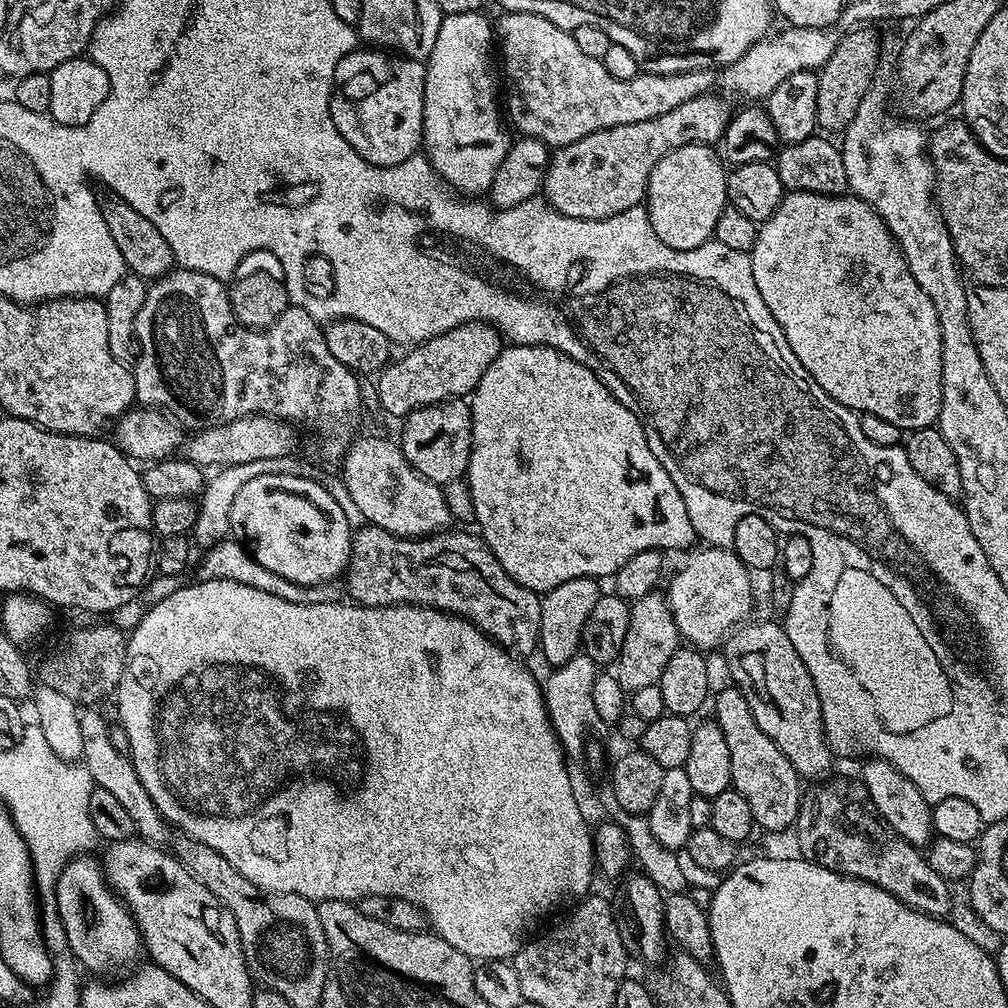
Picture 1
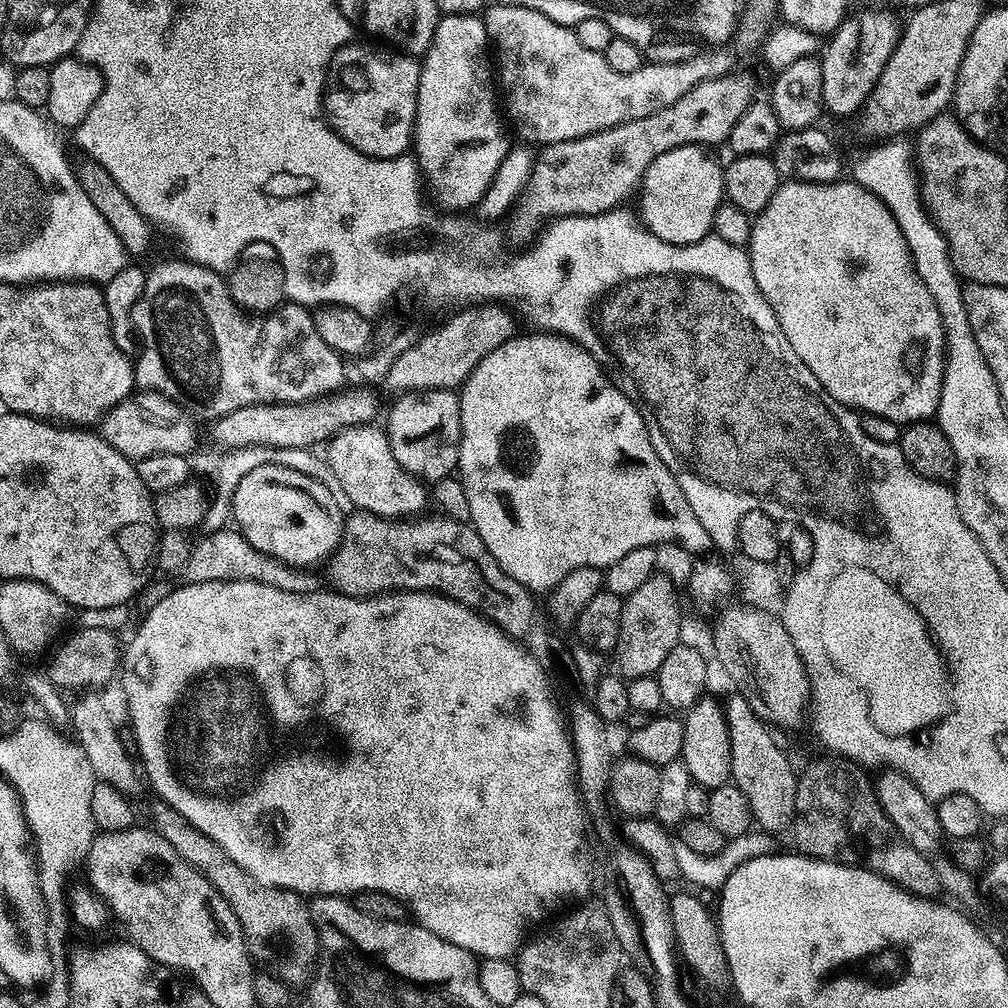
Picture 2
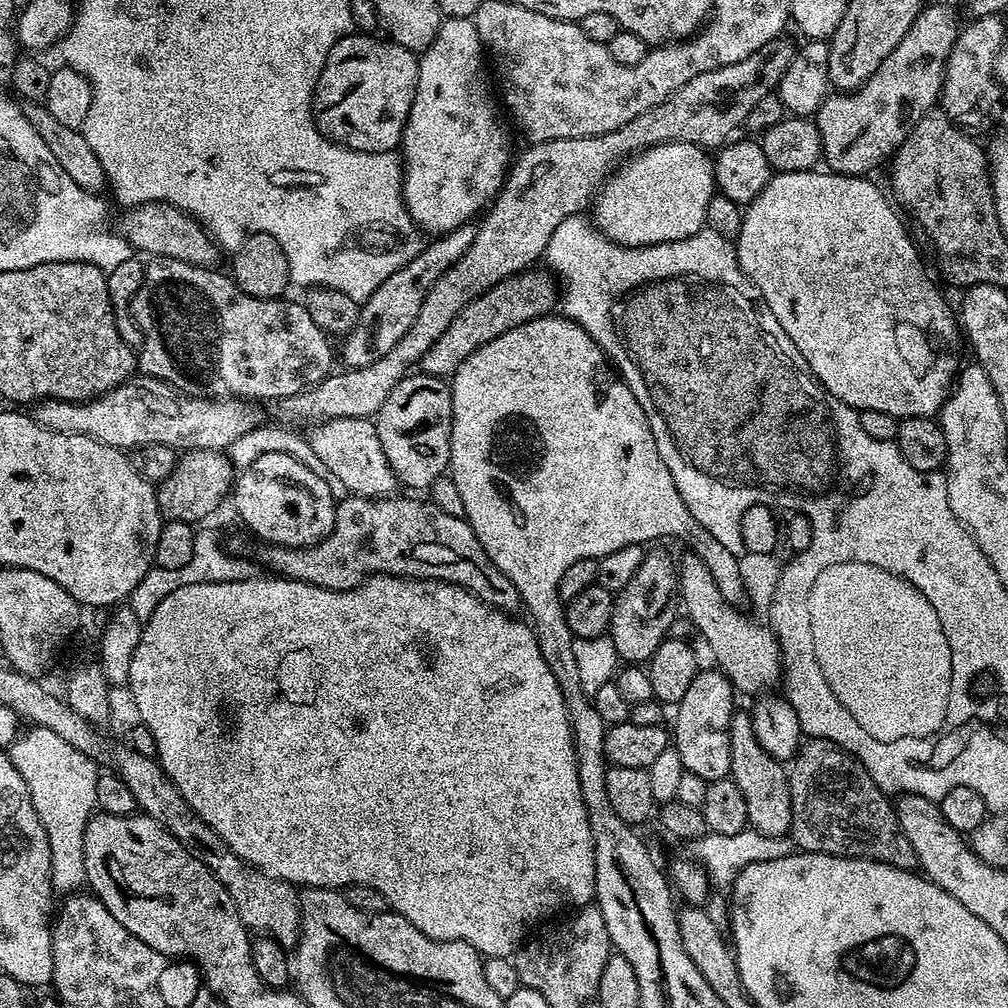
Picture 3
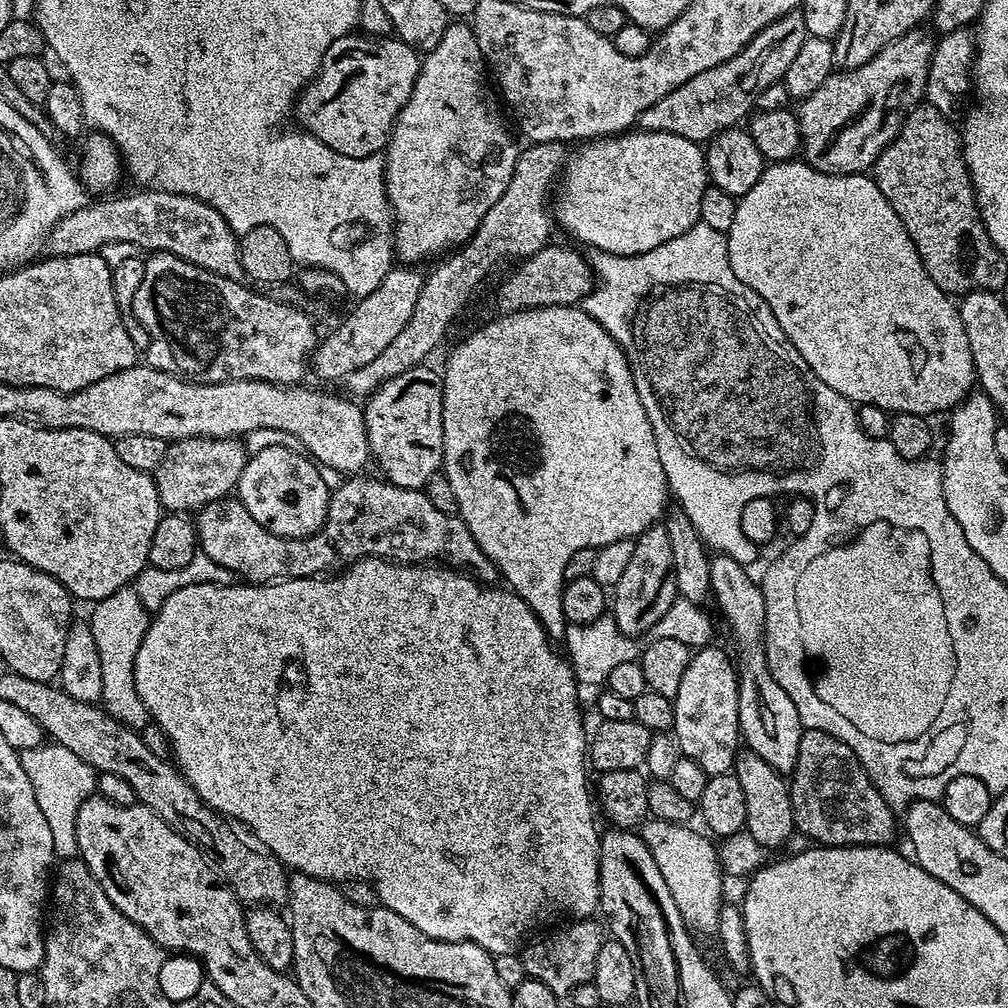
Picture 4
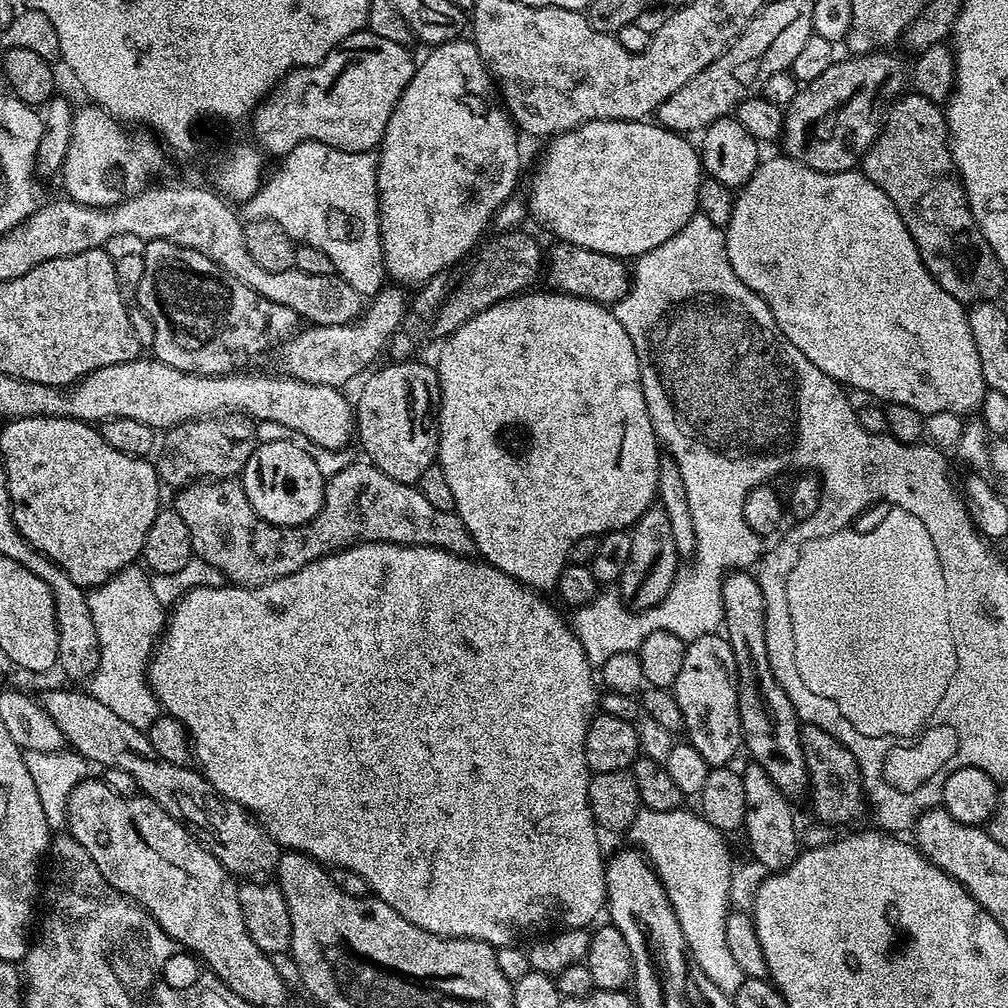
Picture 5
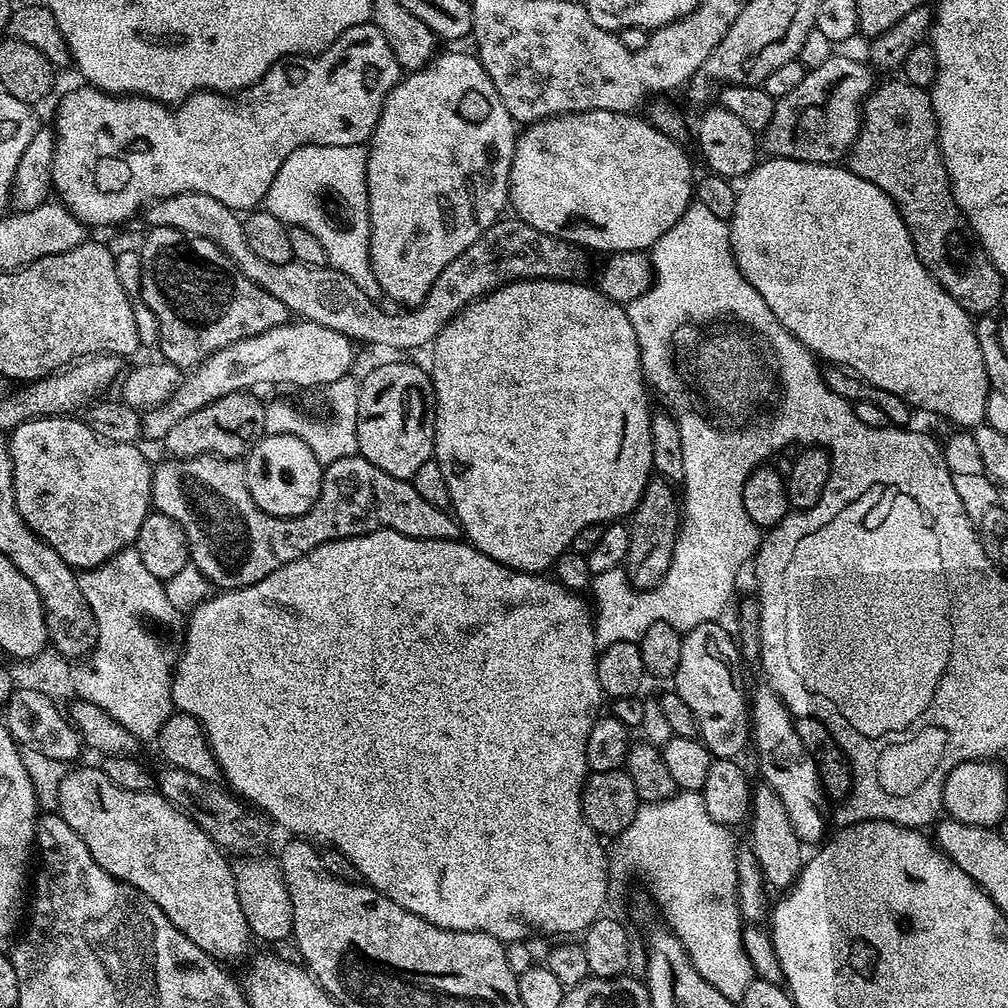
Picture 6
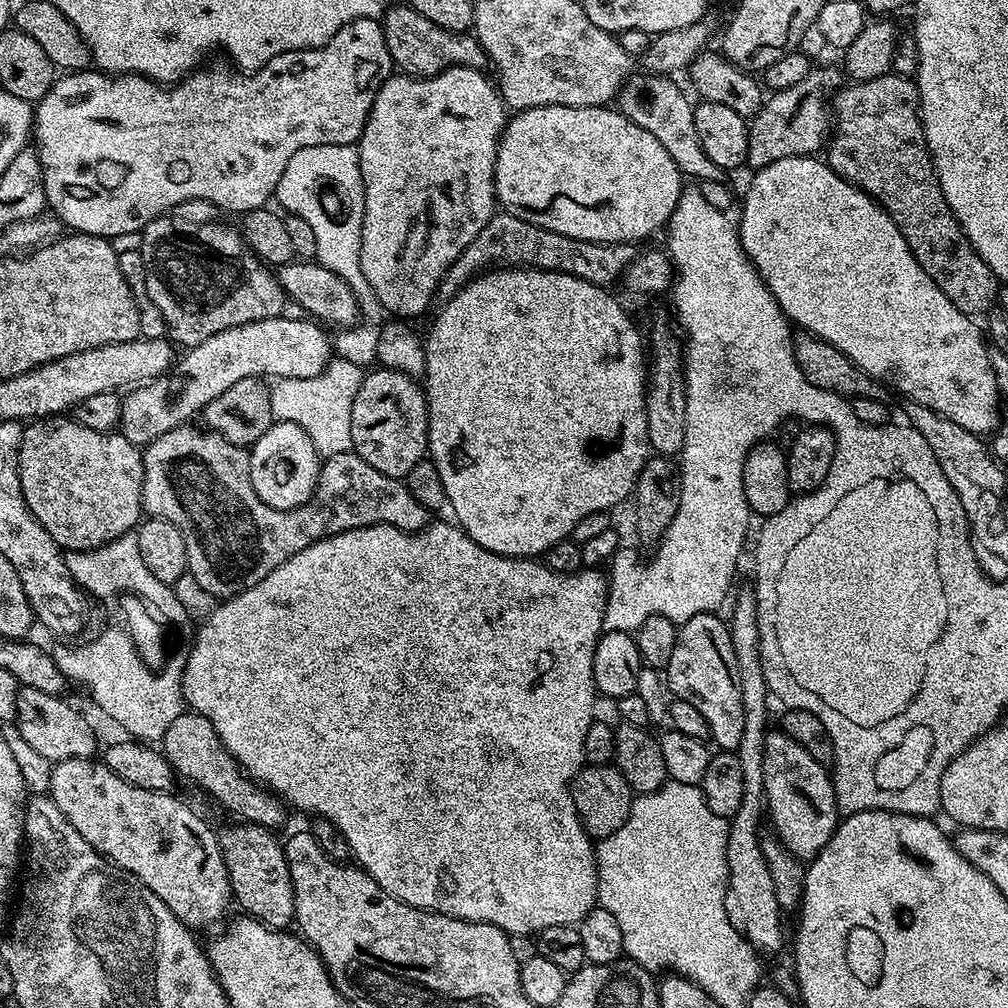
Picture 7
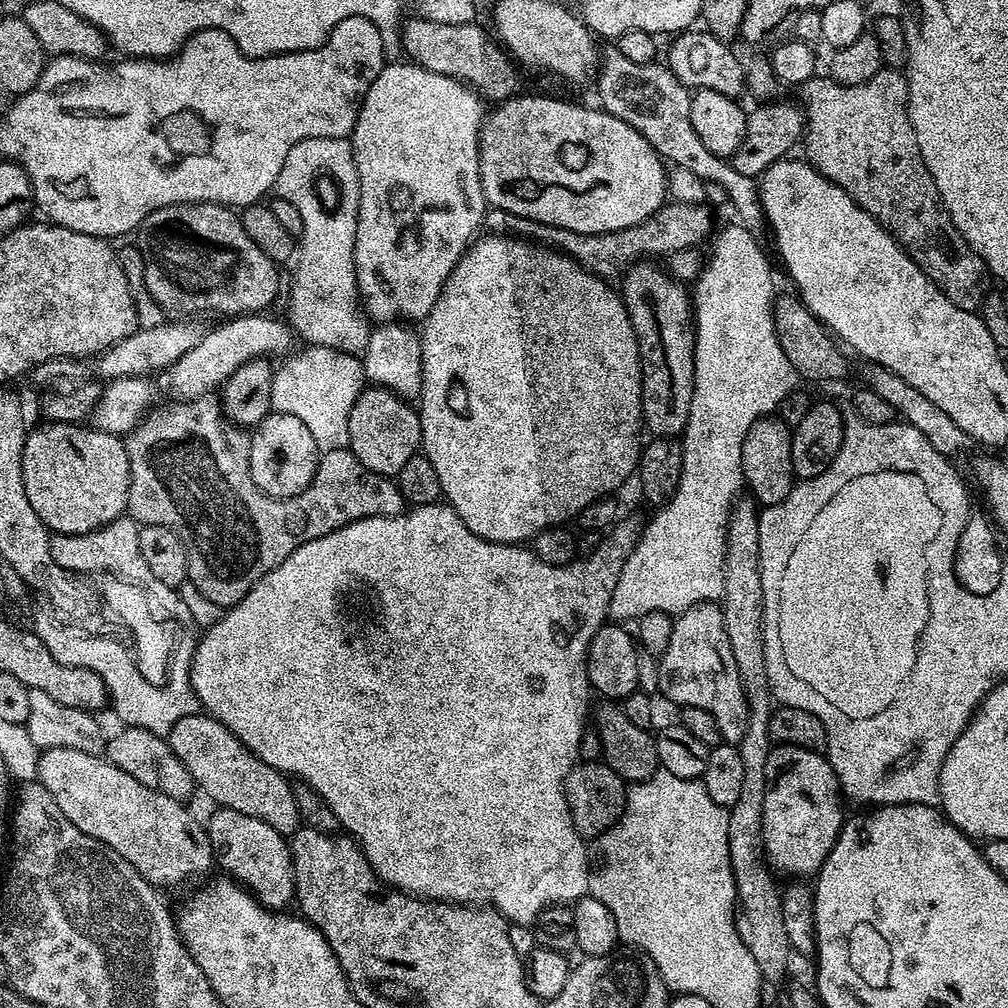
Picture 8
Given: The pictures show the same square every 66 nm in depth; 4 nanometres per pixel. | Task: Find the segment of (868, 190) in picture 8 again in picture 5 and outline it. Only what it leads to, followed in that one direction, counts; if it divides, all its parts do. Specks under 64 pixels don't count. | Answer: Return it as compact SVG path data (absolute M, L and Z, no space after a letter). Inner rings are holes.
M915 90L901 95L887 109L880 135L863 158L862 171L866 178L876 181L890 202L894 202L902 222L906 222L906 230L910 230L910 238L914 238L918 246L918 254L926 270L930 270L934 282L938 282L946 294L965 306L999 301L1006 286L1006 269L998 262L994 250L990 250L986 238L982 238L982 230L978 230L972 212L968 209L968 199L960 184L960 177L956 175L952 152L948 149L948 122L941 105L920 96Z

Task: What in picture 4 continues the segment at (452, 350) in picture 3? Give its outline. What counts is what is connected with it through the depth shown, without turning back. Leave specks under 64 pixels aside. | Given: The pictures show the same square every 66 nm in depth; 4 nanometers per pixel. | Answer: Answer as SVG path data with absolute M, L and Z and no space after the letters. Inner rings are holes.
M550 242L527 260L519 261L516 268L496 290L496 312L507 314L531 308L546 306L579 305L594 287L594 273L591 263L580 252L567 248L564 244Z

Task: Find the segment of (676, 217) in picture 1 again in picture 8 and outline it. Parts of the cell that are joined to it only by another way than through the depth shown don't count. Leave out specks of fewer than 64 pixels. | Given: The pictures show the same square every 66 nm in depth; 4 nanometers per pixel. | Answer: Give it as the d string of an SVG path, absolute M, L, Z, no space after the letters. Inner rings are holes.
M519 96L497 103L480 128L480 181L491 207L578 234L633 228L664 207L664 195L670 192L665 161L634 126L596 106L583 108L552 96Z

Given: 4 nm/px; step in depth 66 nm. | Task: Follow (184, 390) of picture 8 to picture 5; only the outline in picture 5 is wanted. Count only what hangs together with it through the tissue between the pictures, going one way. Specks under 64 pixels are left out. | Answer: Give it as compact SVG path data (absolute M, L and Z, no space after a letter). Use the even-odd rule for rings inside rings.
M385 286L371 297L370 303L367 305L366 311L359 318L352 321L350 324L339 324L338 326L304 326L297 331L296 335L291 336L289 340L285 340L279 345L278 353L280 352L280 364L283 375L292 376L295 380L302 382L310 382L311 384L321 384L322 386L330 386L331 388L343 389L344 384L348 384L363 368L371 369L377 363L380 352L387 349L388 342L391 340L394 333L401 331L400 324L406 320L406 313L410 308L410 300L406 295L405 289L400 286Z

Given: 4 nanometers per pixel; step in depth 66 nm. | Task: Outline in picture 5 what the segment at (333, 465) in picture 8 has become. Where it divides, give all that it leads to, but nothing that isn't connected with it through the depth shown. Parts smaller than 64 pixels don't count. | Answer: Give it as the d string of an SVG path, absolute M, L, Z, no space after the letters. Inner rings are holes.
M353 462L347 464L338 474L327 477L324 482L324 501L320 513L309 524L293 528L279 528L270 522L261 520L260 515L250 506L250 498L246 498L243 483L239 479L209 479L207 482L192 482L175 493L174 507L176 513L186 522L190 530L192 551L197 557L205 560L224 575L229 585L238 588L257 588L270 580L294 574L302 570L310 562L332 552L341 552L344 548L353 548L355 544L370 542L390 542L392 544L413 544L427 548L441 548L453 552L455 556L471 557L474 552L470 530L455 512L437 510L426 498L422 498L420 489L398 482L390 478L390 474L382 474L370 462Z

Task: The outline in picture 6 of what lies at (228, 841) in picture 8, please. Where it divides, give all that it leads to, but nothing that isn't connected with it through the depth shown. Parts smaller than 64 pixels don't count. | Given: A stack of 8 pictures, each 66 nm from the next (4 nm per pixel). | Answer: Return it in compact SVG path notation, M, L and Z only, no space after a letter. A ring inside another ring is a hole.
M244 854L240 861L232 864L232 873L236 883L238 902L242 906L242 914L248 923L248 931L253 937L265 940L268 944L276 944L279 940L288 940L294 926L294 910L290 906L290 894L286 890L286 882L282 878L282 870L275 859L261 854Z

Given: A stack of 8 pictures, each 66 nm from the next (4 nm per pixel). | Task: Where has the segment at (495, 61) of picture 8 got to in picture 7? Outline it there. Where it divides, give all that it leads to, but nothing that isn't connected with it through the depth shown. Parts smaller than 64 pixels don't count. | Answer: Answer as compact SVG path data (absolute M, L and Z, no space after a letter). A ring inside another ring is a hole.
M407 2L393 3L382 17L382 27L386 38L386 50L393 65L401 73L413 78L436 76L448 68L478 68L486 64L484 49L475 35L468 32L451 32L434 26L430 18L422 18Z

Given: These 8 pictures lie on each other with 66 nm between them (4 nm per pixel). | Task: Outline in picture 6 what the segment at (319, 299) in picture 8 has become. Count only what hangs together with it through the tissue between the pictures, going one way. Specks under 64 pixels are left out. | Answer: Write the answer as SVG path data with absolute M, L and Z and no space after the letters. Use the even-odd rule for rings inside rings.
M302 146L282 162L270 190L264 195L263 207L282 223L305 227L314 234L322 242L328 264L346 274L371 300L379 301L382 293L370 262L367 161L368 149L364 146Z

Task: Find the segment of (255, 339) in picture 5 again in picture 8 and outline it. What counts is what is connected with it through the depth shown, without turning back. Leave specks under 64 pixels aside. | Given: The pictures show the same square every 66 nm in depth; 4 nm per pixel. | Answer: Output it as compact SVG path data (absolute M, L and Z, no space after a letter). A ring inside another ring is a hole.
M175 204L174 206L159 208L146 214L146 218L138 229L139 236L138 247L140 256L144 259L144 284L148 288L148 293L156 299L158 306L164 309L169 317L200 318L203 317L203 312L217 312L220 318L231 318L241 314L260 314L268 310L280 292L281 269L273 260L266 258L266 254L262 254L262 250L258 250L258 246L254 246L250 234L246 234L246 230L242 226L239 215L233 209L226 207L225 204Z

